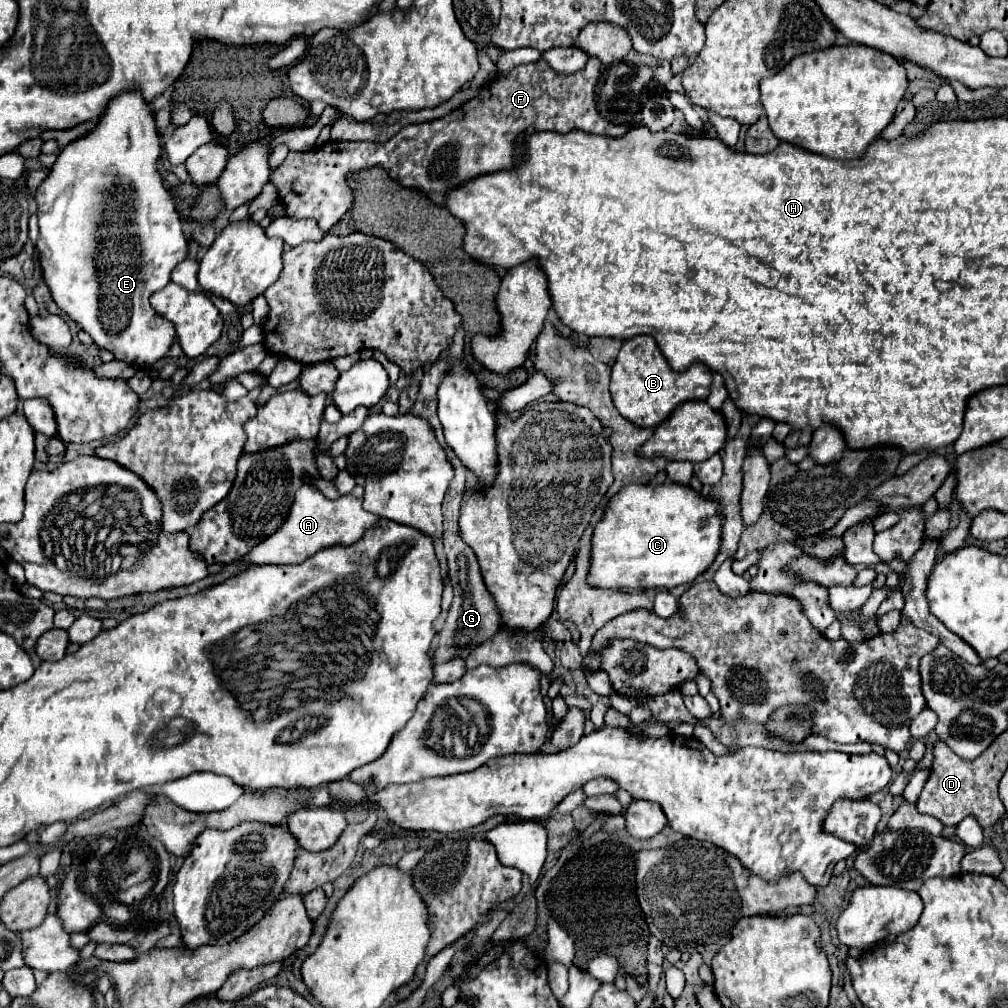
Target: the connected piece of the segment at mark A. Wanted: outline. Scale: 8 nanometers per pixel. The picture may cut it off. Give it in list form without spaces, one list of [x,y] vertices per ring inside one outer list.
[[[304,485],[298,489],[296,499],[292,503],[292,509],[282,523],[282,527],[264,539],[260,545],[256,545],[244,559],[252,561],[254,565],[260,563],[272,563],[272,565],[292,565],[292,563],[302,563],[308,555],[314,555],[316,551],[324,547],[336,547],[336,545],[354,545],[364,537],[366,531],[376,527],[380,521],[378,515],[368,513],[362,509],[362,499],[354,495],[342,495],[334,501],[326,499],[318,489]]]

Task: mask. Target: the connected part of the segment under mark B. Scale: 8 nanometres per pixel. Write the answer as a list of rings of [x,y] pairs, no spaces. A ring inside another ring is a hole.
[[[636,335],[624,341],[616,363],[612,367],[610,393],[616,409],[632,421],[636,427],[656,427],[660,425],[676,405],[690,399],[706,399],[710,393],[712,371],[704,363],[692,363],[686,371],[670,369],[666,357],[658,349],[654,337]]]

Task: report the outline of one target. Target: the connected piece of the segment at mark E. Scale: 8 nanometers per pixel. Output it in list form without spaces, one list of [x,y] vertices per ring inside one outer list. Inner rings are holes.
[[[126,89],[106,105],[98,125],[90,133],[60,151],[50,175],[36,189],[40,225],[36,249],[52,299],[100,349],[108,349],[114,353],[114,359],[138,367],[158,363],[176,341],[176,327],[166,317],[160,317],[148,299],[170,283],[170,273],[186,259],[188,247],[180,213],[158,173],[158,157],[160,143],[154,111],[148,101],[142,99],[140,89]],[[114,205],[128,205],[128,209],[114,209]],[[100,253],[124,253],[124,259],[118,257],[118,261],[108,267],[108,261]]]

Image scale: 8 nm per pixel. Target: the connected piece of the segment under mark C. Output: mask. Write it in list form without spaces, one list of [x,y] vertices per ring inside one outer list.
[[[672,481],[626,485],[608,501],[604,519],[594,529],[588,583],[594,587],[626,591],[672,589],[692,583],[704,573],[714,563],[716,549],[720,549],[720,513],[716,513],[716,505],[708,501],[708,495],[694,491],[690,485],[676,485]]]

